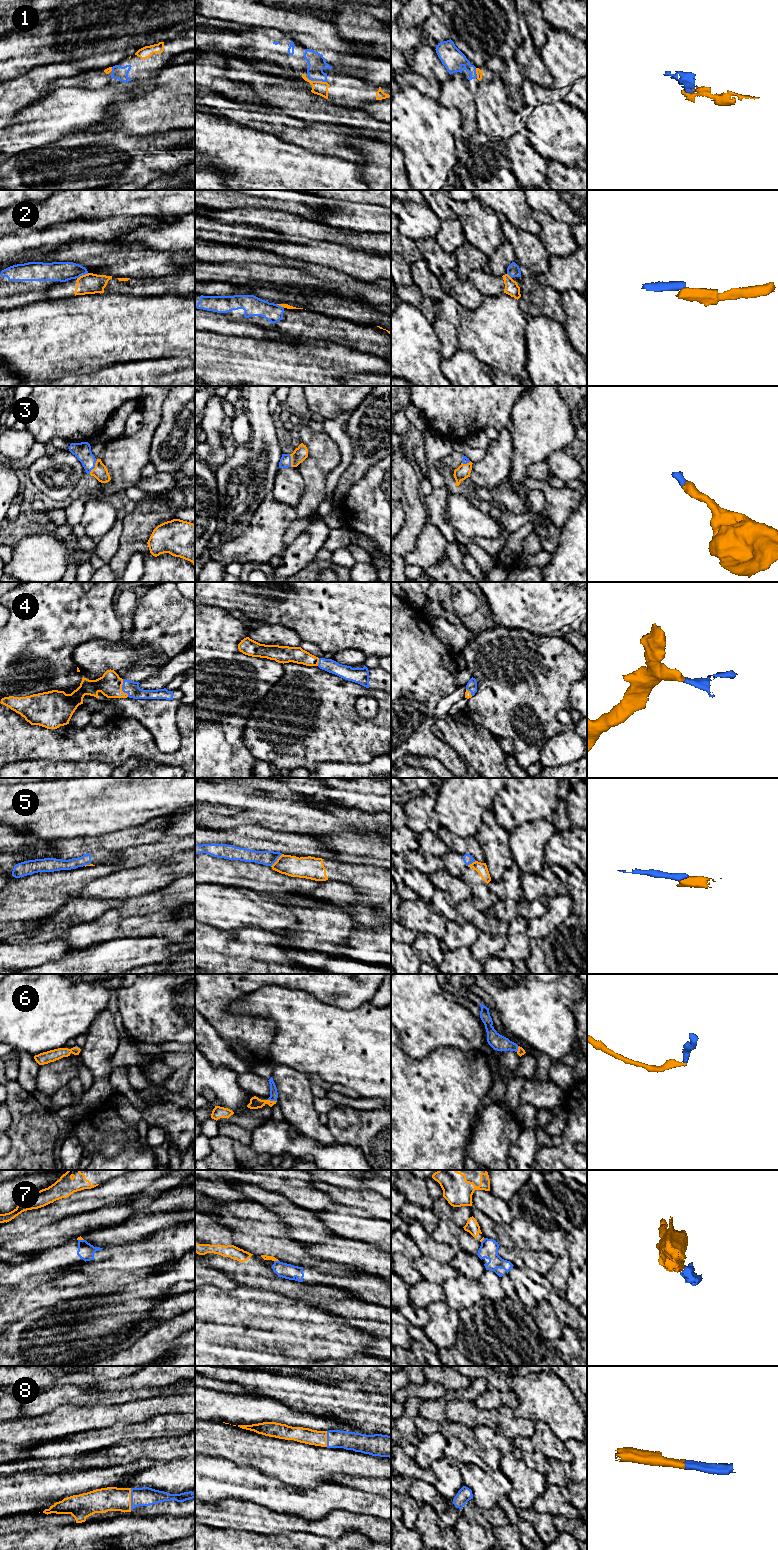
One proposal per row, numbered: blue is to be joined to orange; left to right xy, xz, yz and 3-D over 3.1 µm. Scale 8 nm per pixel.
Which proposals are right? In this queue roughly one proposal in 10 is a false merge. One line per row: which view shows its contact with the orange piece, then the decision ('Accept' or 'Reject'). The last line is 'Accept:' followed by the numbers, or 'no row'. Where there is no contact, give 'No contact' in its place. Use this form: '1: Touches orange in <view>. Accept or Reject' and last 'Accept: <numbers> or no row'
1: Touches orange in xz. Accept
2: Touches orange in xy. Reject
3: Touches orange in xy. Accept
4: Touches orange in xy. Accept
5: Touches orange in xz. Reject
6: Touches orange in xz. Accept
7: Touches orange in xz. Reject
8: Touches orange in xy. Accept
Accept: 1, 3, 4, 6, 8

